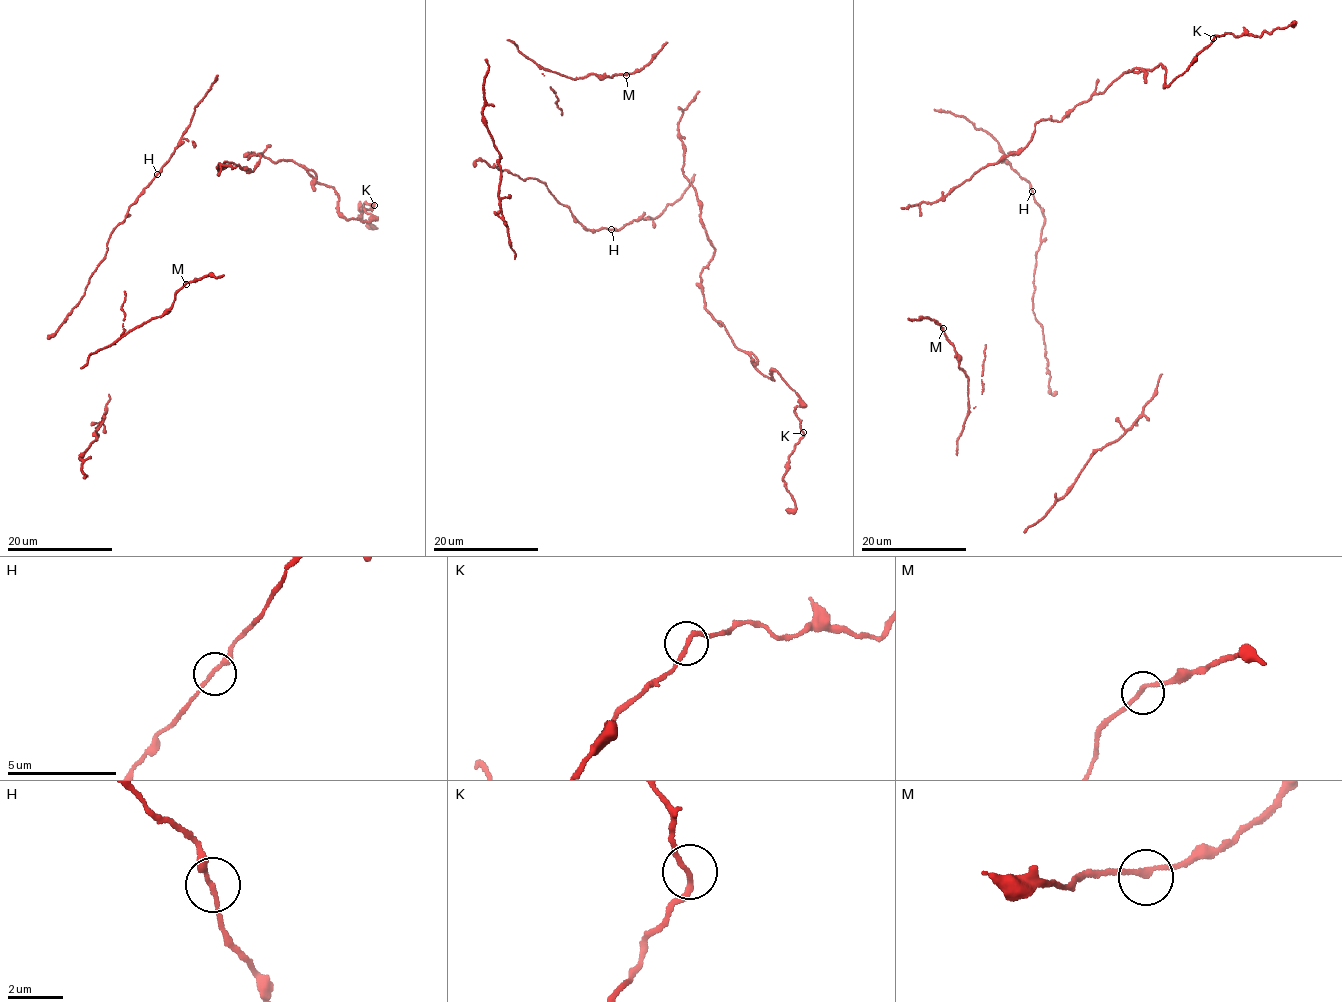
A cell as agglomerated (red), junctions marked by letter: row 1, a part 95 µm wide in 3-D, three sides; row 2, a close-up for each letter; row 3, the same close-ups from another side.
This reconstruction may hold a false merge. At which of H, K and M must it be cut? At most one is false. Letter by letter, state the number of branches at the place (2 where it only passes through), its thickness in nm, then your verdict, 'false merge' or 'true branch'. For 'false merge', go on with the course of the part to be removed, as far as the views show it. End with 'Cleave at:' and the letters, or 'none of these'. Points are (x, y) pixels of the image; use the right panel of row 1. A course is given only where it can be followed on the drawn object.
H: branches 2; calibre 190 nm; true branch
K: branches 2; calibre 190 nm; false merge; course (1214, 38), (1227, 33), (1235, 36), (1256, 35), (1292, 26)
M: branches 2; calibre 190 nm; true branch
Cleave at: K

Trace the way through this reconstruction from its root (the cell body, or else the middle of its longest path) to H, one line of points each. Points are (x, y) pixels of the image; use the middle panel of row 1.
H: (638, 219), (618, 230), (611, 229)

